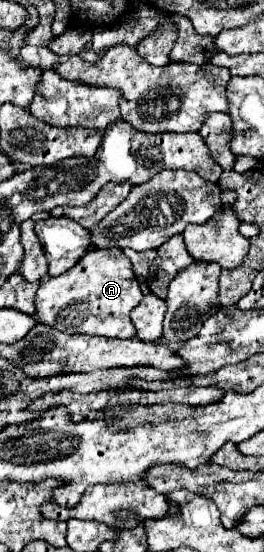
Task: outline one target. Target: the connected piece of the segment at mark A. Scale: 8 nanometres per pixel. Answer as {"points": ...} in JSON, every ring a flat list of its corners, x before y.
{"points":[[95,249,87,251,87,257,79,259,75,267,59,277,49,277,41,281,35,295,35,317,41,323,59,327,67,333,87,333,117,339,133,339,135,327,131,323,131,309,139,305,143,293,139,281,133,275,131,261,121,249]]}

